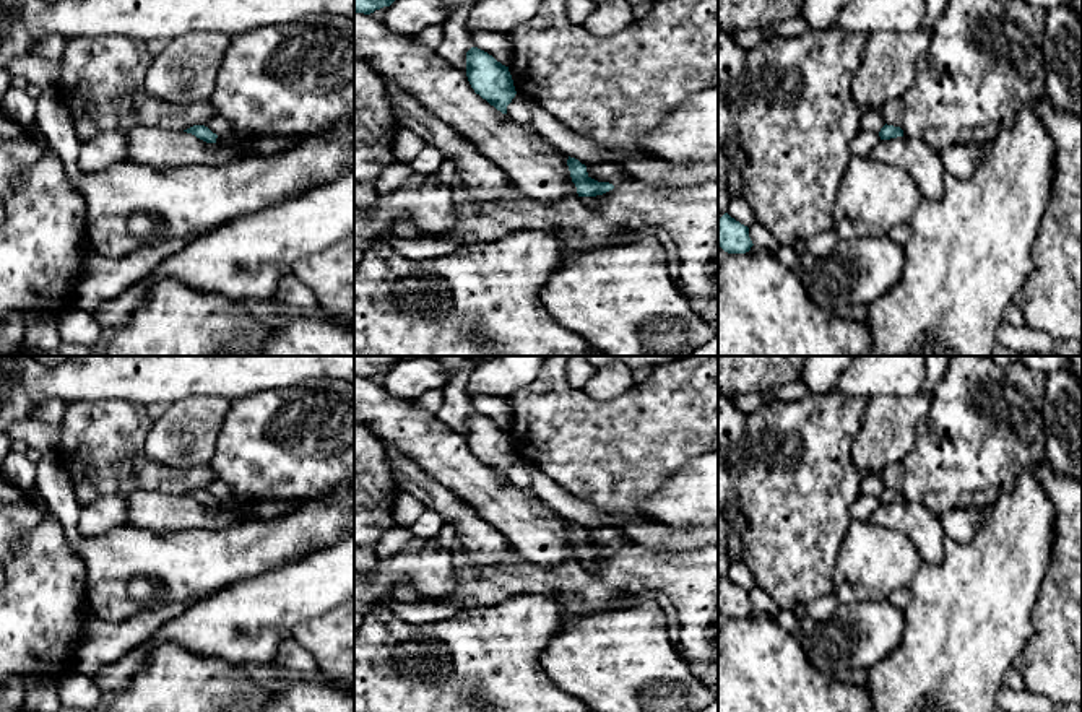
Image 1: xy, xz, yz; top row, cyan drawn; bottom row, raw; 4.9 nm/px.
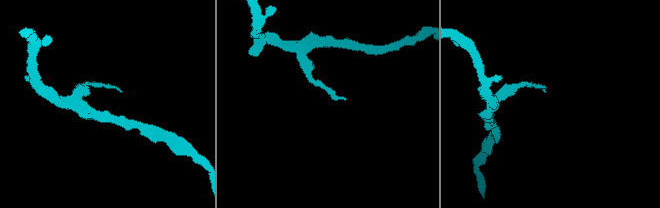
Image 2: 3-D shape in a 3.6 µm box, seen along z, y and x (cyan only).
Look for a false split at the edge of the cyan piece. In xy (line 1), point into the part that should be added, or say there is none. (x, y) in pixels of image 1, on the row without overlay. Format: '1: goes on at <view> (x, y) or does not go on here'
1: does not go on here

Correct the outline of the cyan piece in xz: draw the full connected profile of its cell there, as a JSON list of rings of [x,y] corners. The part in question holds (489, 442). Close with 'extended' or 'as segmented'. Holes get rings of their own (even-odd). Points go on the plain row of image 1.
[[[471,411],[466,416],[466,441],[476,458],[507,478],[507,470],[517,458],[509,431],[487,416]]] | as segmented

